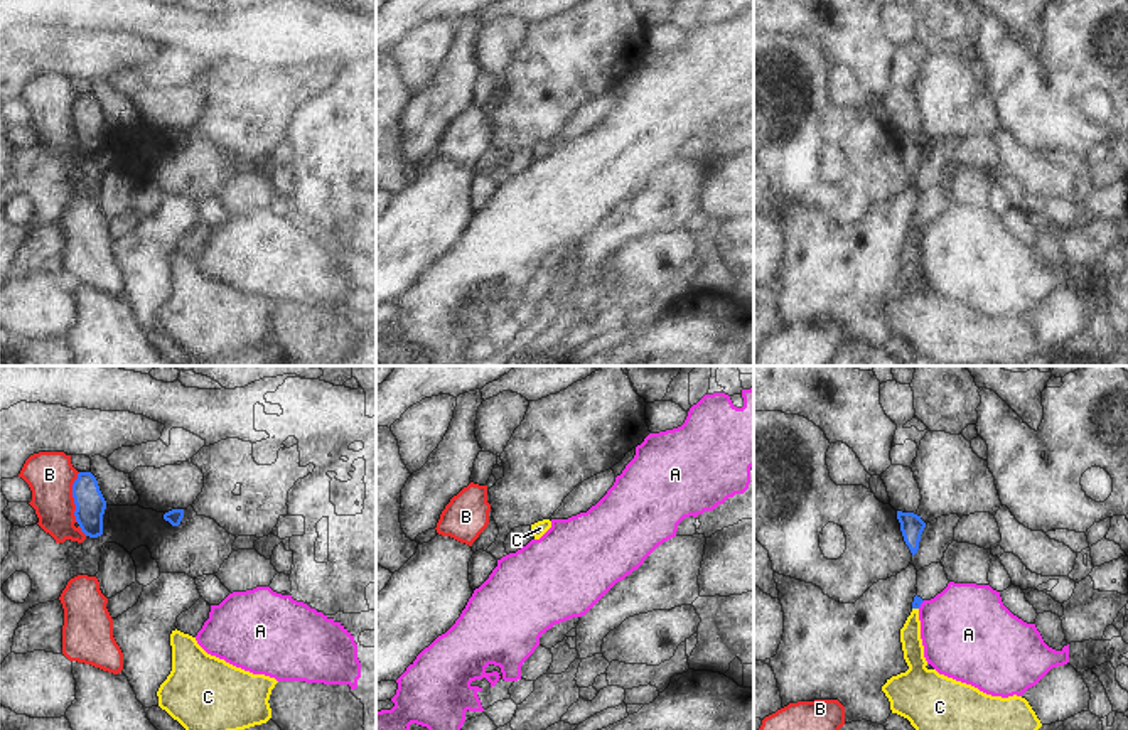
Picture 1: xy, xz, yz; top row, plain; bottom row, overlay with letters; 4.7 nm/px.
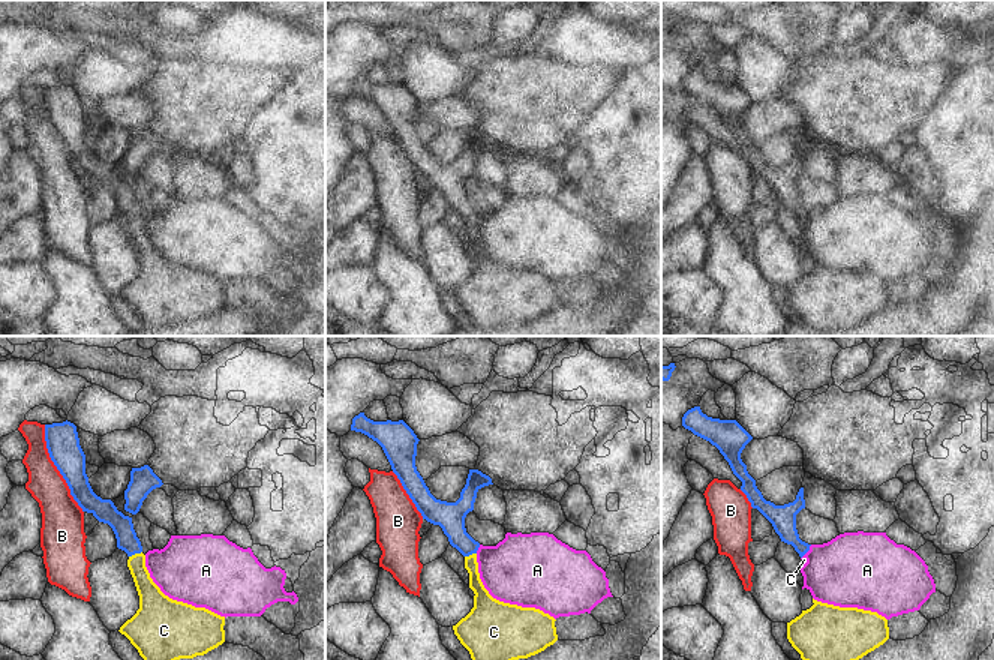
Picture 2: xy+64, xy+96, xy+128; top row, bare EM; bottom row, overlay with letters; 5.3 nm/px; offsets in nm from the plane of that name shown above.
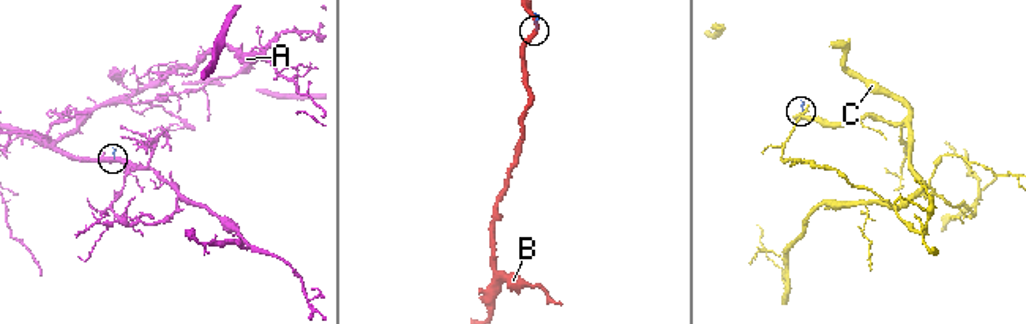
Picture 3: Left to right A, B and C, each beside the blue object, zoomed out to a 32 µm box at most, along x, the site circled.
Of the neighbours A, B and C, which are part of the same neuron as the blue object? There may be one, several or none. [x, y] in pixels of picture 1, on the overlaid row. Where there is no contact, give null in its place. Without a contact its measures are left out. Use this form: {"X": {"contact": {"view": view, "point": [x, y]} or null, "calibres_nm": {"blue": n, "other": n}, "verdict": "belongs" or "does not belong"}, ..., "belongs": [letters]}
{"A": {"contact": {"view": "yz", "point": [921, 602]}, "calibres_nm": {"blue": 50, "other": 420}, "verdict": "does not belong"}, "B": {"contact": {"view": "xy", "point": [73, 496]}, "calibres_nm": {"blue": 140, "other": 220}, "verdict": "does not belong"}, "C": {"contact": {"view": "yz", "point": [916, 607]}, "calibres_nm": {"blue": 50, "other": 100}, "verdict": "belongs"}, "belongs": ["C"]}

